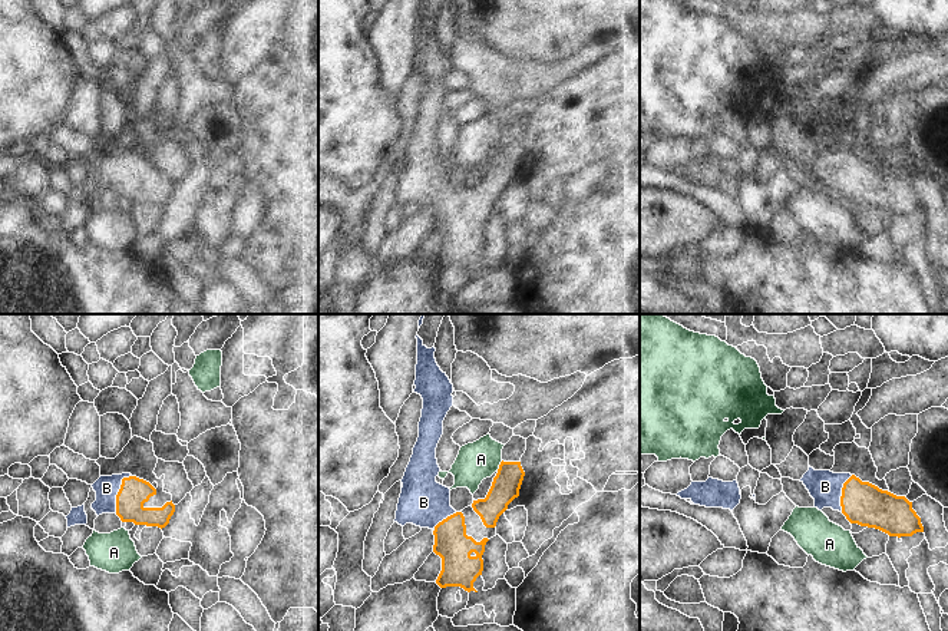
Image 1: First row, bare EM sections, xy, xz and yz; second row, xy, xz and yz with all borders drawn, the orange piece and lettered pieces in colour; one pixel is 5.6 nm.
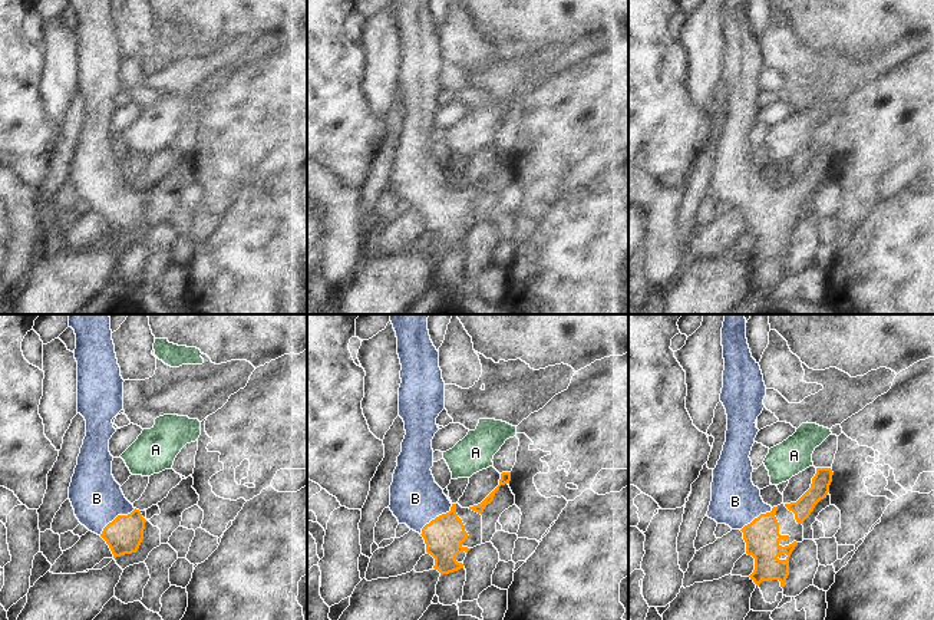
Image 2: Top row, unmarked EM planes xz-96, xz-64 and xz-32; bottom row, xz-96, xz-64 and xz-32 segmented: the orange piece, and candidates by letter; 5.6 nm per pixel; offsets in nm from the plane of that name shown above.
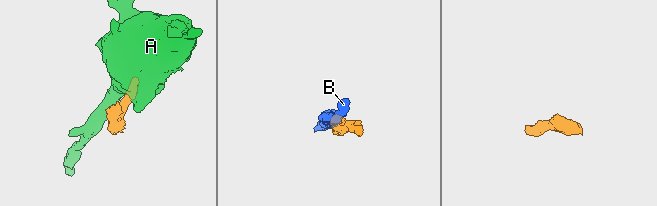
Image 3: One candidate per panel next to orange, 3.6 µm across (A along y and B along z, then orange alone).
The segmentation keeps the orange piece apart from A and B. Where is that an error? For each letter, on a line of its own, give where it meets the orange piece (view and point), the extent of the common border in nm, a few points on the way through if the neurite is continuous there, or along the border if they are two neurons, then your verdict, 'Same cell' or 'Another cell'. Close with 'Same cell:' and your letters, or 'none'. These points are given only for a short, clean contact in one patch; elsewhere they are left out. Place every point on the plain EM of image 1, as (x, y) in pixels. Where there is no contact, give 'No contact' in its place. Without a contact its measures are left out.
A: Touches orange at xz (499, 144). Shared border 70 nm. Boundary: xz (502, 139), (496, 148). Another cell
B: Touches orange at xy (118, 171). Shared border 240 nm. Path across: xy (134, 171), (118, 171), (106, 167). Same cell
Same cell: B

